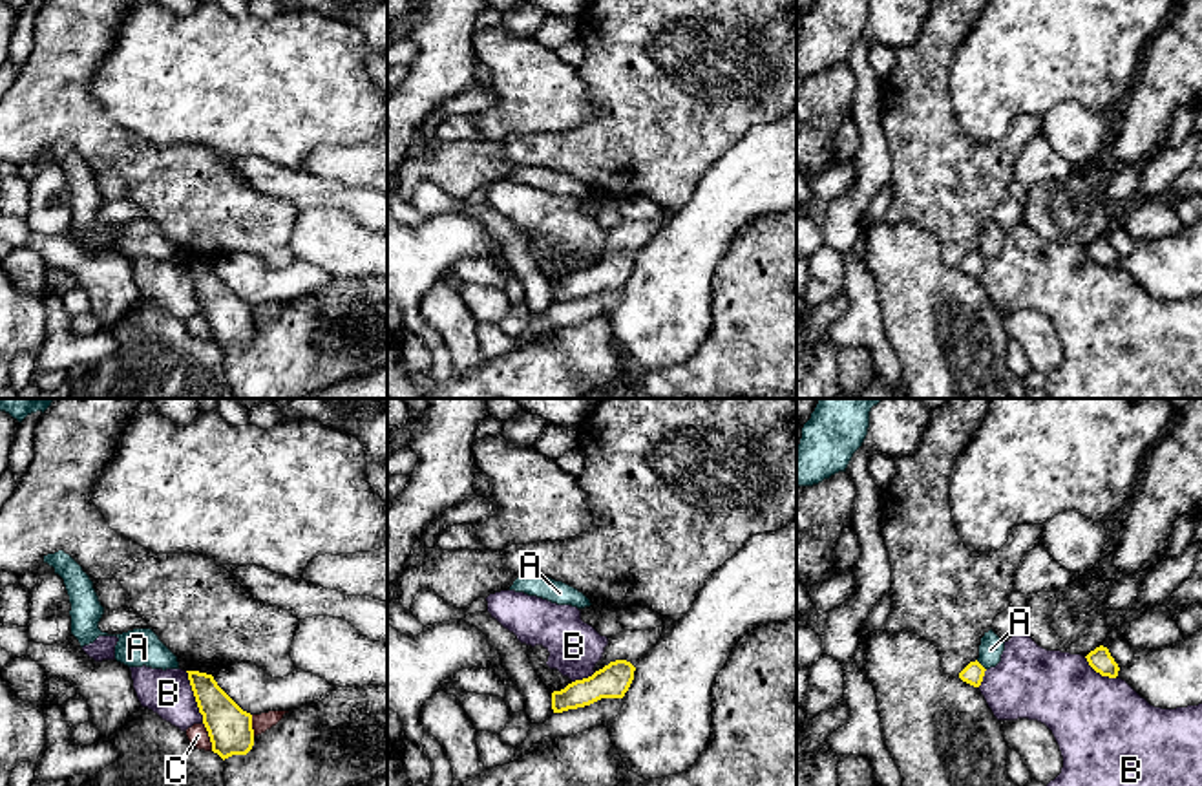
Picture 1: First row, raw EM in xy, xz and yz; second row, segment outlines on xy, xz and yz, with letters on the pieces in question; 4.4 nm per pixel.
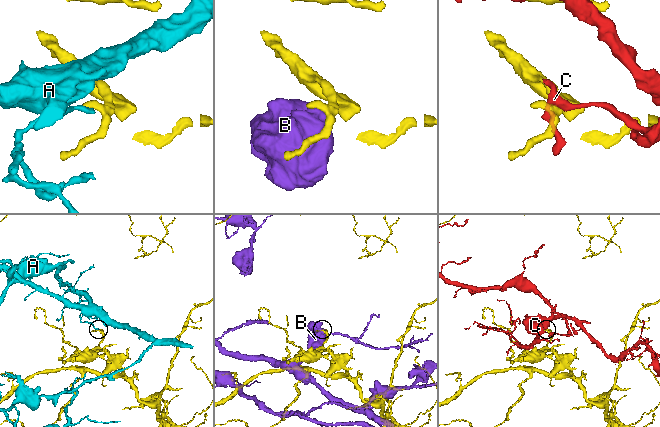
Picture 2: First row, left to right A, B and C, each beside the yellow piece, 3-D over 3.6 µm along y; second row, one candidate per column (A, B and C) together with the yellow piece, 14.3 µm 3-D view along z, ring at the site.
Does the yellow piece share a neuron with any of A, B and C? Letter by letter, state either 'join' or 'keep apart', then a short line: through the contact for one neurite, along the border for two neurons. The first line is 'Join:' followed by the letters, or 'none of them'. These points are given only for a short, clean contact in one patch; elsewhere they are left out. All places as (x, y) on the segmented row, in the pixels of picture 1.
Join: none of them
A: keep apart; line yz (976, 660), (985, 669)
B: keep apart
C: keep apart; line xy (203, 722), (212, 750)

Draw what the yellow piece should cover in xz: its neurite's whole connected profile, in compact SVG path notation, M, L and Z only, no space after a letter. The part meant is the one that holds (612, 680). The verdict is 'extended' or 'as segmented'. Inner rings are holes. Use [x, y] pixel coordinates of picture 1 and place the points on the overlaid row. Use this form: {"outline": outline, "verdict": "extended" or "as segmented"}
{"outline": "M616 660L592 676L575 680L552 693L554 713L590 706L601 698L623 698L634 680L636 667L627 660Z", "verdict": "as segmented"}

